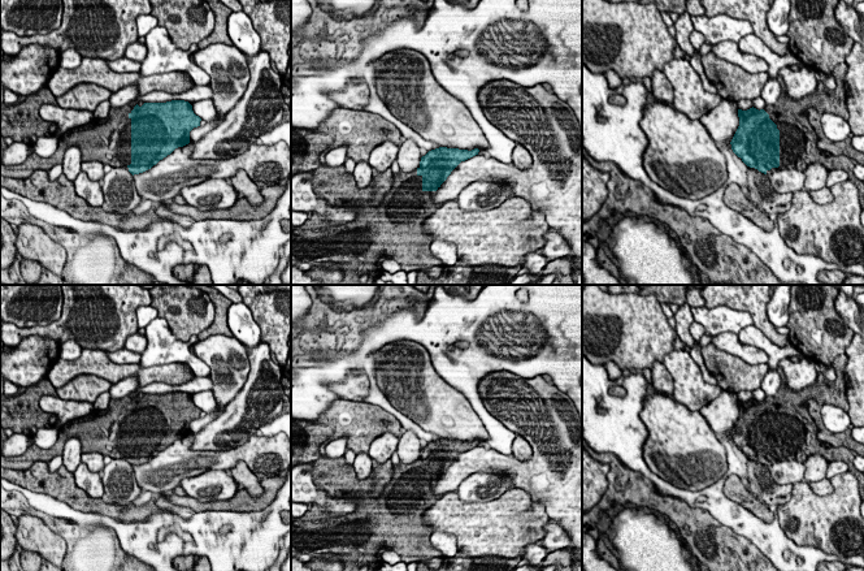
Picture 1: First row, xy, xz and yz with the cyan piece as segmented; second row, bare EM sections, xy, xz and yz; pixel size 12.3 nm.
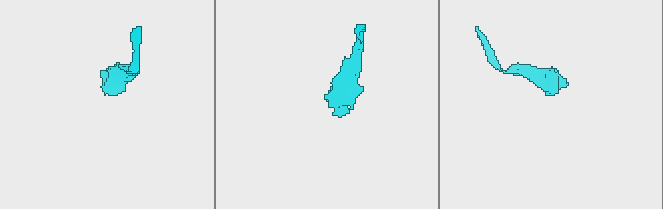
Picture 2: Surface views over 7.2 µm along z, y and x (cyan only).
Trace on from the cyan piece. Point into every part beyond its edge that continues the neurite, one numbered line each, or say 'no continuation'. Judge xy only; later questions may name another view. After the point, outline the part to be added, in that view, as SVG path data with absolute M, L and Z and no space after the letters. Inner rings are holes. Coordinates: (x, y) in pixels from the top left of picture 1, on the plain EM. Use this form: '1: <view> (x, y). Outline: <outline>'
1: xy (108, 432). Outline: M125 397L112 399L107 410L94 410L90 415L71 420L58 428L57 441L49 449L40 449L31 445L23 454L17 457L3 457L0 467L6 470L29 470L35 462L51 462L55 457L62 455L64 445L70 437L78 437L82 442L82 453L100 453L112 459L125 459L131 455L131 410L129 406L134 398Z

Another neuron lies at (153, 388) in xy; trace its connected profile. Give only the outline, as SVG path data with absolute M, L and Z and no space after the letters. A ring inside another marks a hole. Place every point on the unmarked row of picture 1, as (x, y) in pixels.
M209 376L207 377L194 377L191 381L184 382L178 386L173 386L165 382L151 382L143 388L140 388L138 392L130 393L130 398L135 398L140 392L144 394L166 394L172 392L184 392L190 395L204 392L204 390L213 390L213 381Z

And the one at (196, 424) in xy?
M220 408L214 410L213 412L210 414L207 414L204 418L197 418L197 419L194 419L191 423L190 423L190 432L192 433L197 433L200 432L203 428L205 428L209 423L212 423L214 419L218 418L220 415Z

